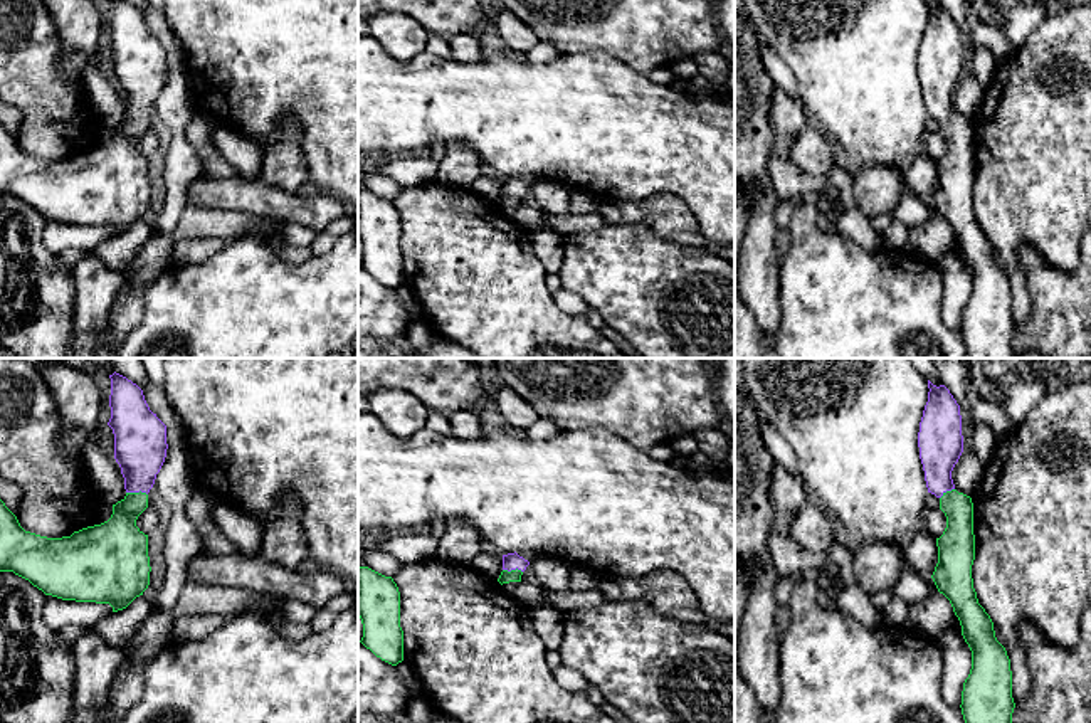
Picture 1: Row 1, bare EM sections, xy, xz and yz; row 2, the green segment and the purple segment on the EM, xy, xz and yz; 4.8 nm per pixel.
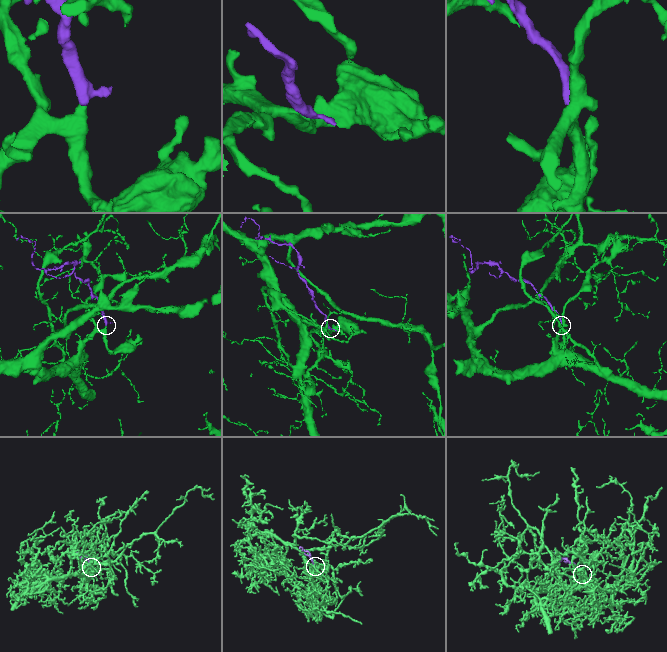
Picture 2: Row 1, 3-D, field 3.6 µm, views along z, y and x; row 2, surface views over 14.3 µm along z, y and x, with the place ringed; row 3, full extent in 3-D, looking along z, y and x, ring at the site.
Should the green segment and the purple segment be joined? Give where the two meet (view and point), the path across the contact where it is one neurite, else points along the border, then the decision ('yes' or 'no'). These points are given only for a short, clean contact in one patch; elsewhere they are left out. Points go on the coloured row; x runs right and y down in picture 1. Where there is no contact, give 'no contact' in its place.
contact xy (137, 493); way xy (118, 542), (137, 493), (140, 441); yes

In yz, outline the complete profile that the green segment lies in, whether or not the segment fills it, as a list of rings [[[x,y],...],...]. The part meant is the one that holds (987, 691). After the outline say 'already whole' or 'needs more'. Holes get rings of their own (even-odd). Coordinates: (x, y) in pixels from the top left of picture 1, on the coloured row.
[[[928,380],[928,388],[918,432],[920,459],[928,493],[940,499],[940,509],[946,516],[946,528],[936,538],[938,563],[931,578],[950,600],[972,651],[972,669],[962,691],[962,715],[965,723],[1012,723],[1015,703],[1010,659],[973,588],[973,503],[955,489],[951,479],[963,452],[960,405],[945,385],[936,387]]]; needs more

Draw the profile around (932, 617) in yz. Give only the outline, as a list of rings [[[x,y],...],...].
[[[938,592],[909,605],[904,625],[914,627],[925,637],[938,642],[941,634],[955,625],[955,612],[950,600]]]

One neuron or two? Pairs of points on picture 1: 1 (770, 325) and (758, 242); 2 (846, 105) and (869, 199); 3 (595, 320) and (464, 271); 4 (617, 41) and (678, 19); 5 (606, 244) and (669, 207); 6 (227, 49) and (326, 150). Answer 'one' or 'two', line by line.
1: one
2: two
3: two
4: one
5: two
6: one

